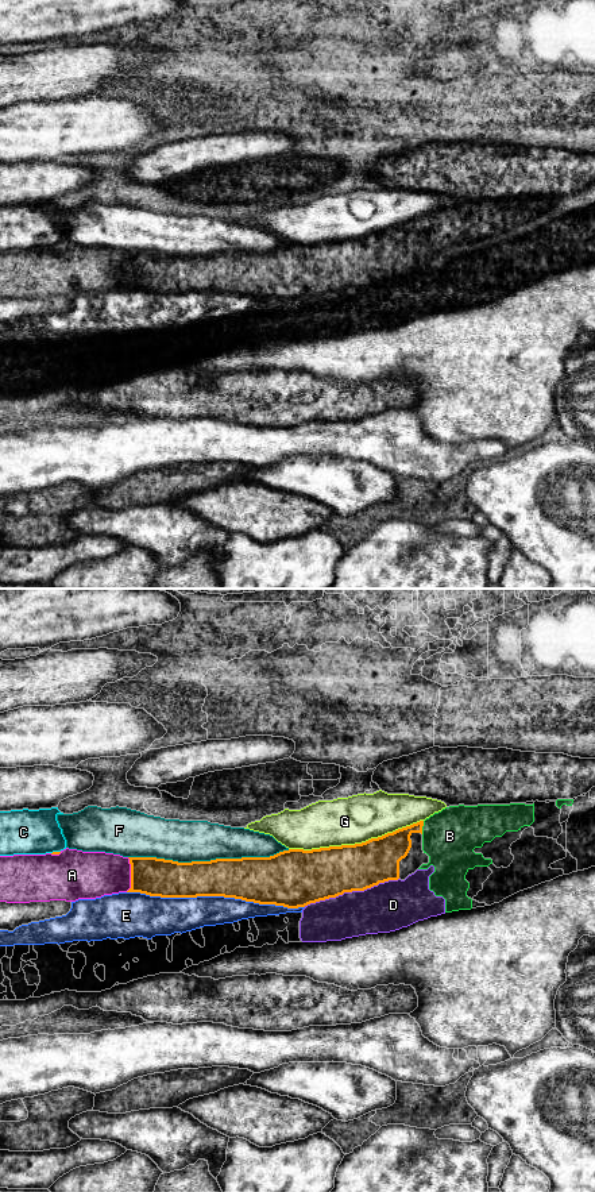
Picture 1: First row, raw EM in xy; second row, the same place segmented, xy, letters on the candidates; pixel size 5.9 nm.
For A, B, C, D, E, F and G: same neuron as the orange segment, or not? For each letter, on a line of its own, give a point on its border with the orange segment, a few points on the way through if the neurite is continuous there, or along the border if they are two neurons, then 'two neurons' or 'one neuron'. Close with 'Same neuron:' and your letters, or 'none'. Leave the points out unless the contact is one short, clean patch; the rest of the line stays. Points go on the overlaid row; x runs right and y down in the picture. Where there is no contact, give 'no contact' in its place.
A: xy (131, 875) | two neurons
B: xy (421, 828) | one neuron
C: xy (55, 852) | two neurons
D: xy (351, 891) | two neurons
E: xy (216, 895) | two neurons
F: xy (208, 861) | two neurons
G: xy (355, 844) | two neurons
Same neuron: B

